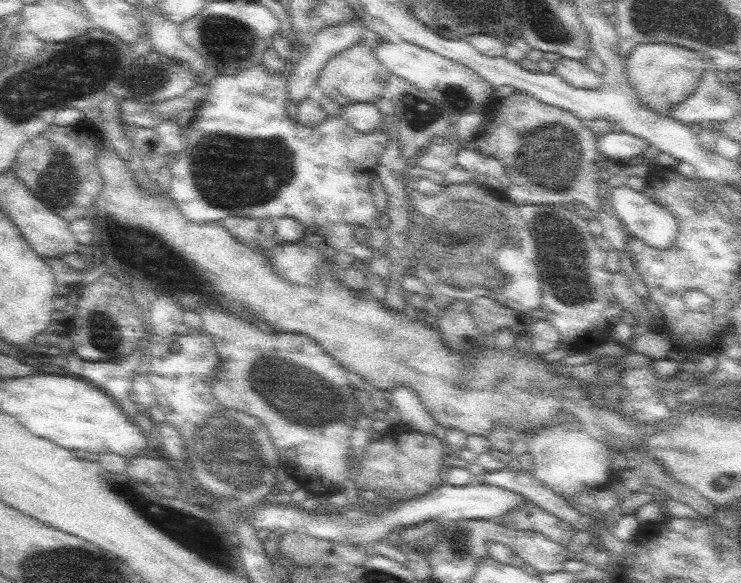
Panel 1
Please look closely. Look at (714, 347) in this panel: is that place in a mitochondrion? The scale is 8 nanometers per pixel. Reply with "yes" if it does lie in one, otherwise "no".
no

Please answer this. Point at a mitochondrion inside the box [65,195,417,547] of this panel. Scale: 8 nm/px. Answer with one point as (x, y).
(246, 465)

